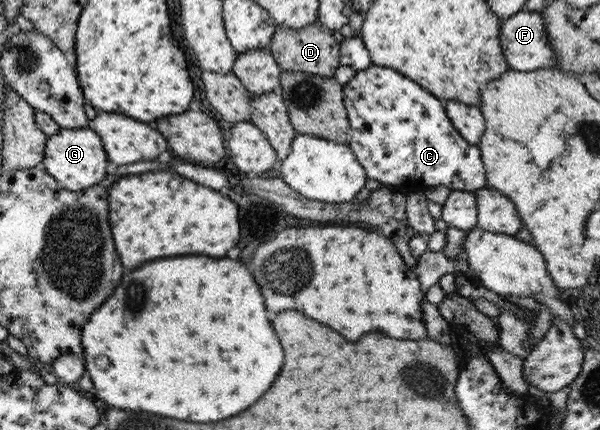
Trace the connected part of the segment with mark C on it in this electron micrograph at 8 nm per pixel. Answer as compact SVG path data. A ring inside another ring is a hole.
M371 63L366 69L357 71L342 85L341 90L350 132L347 146L368 179L374 179L405 195L410 192L424 192L436 185L465 192L484 188L485 169L478 146L470 145L454 129L446 117L442 101L423 87L393 69Z

